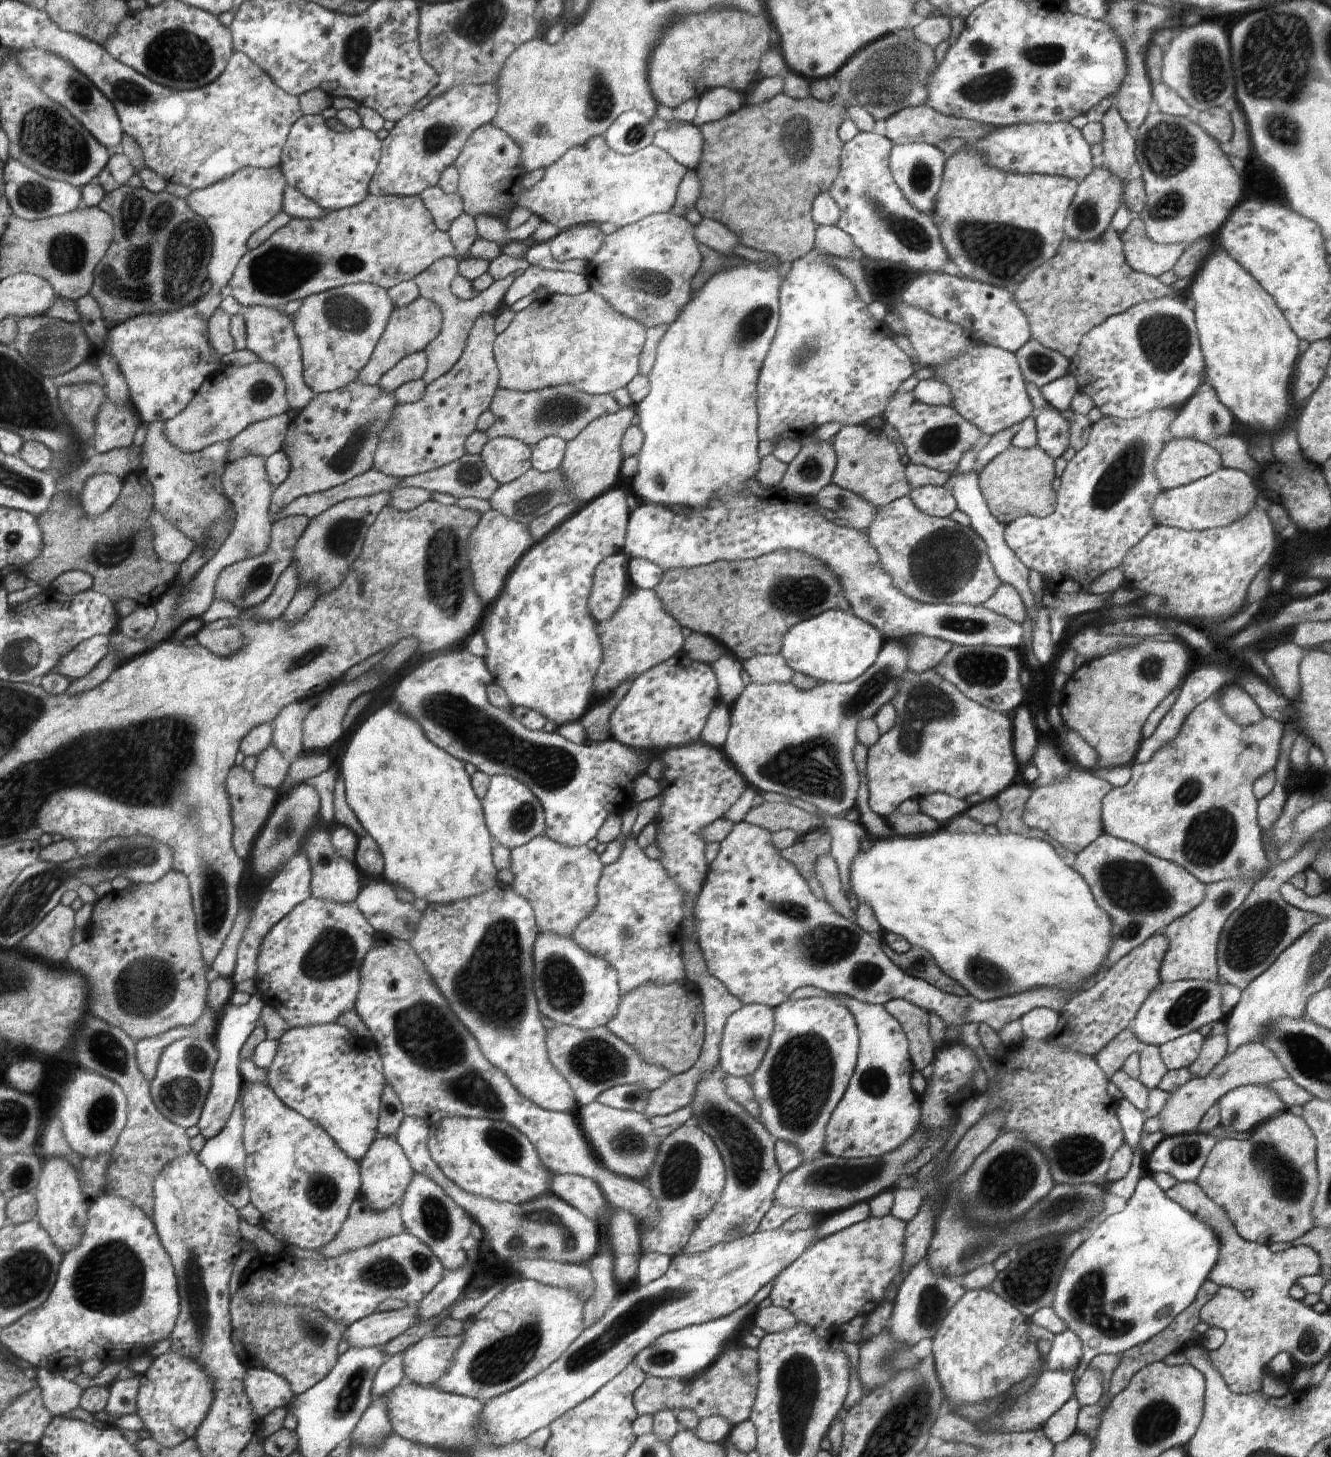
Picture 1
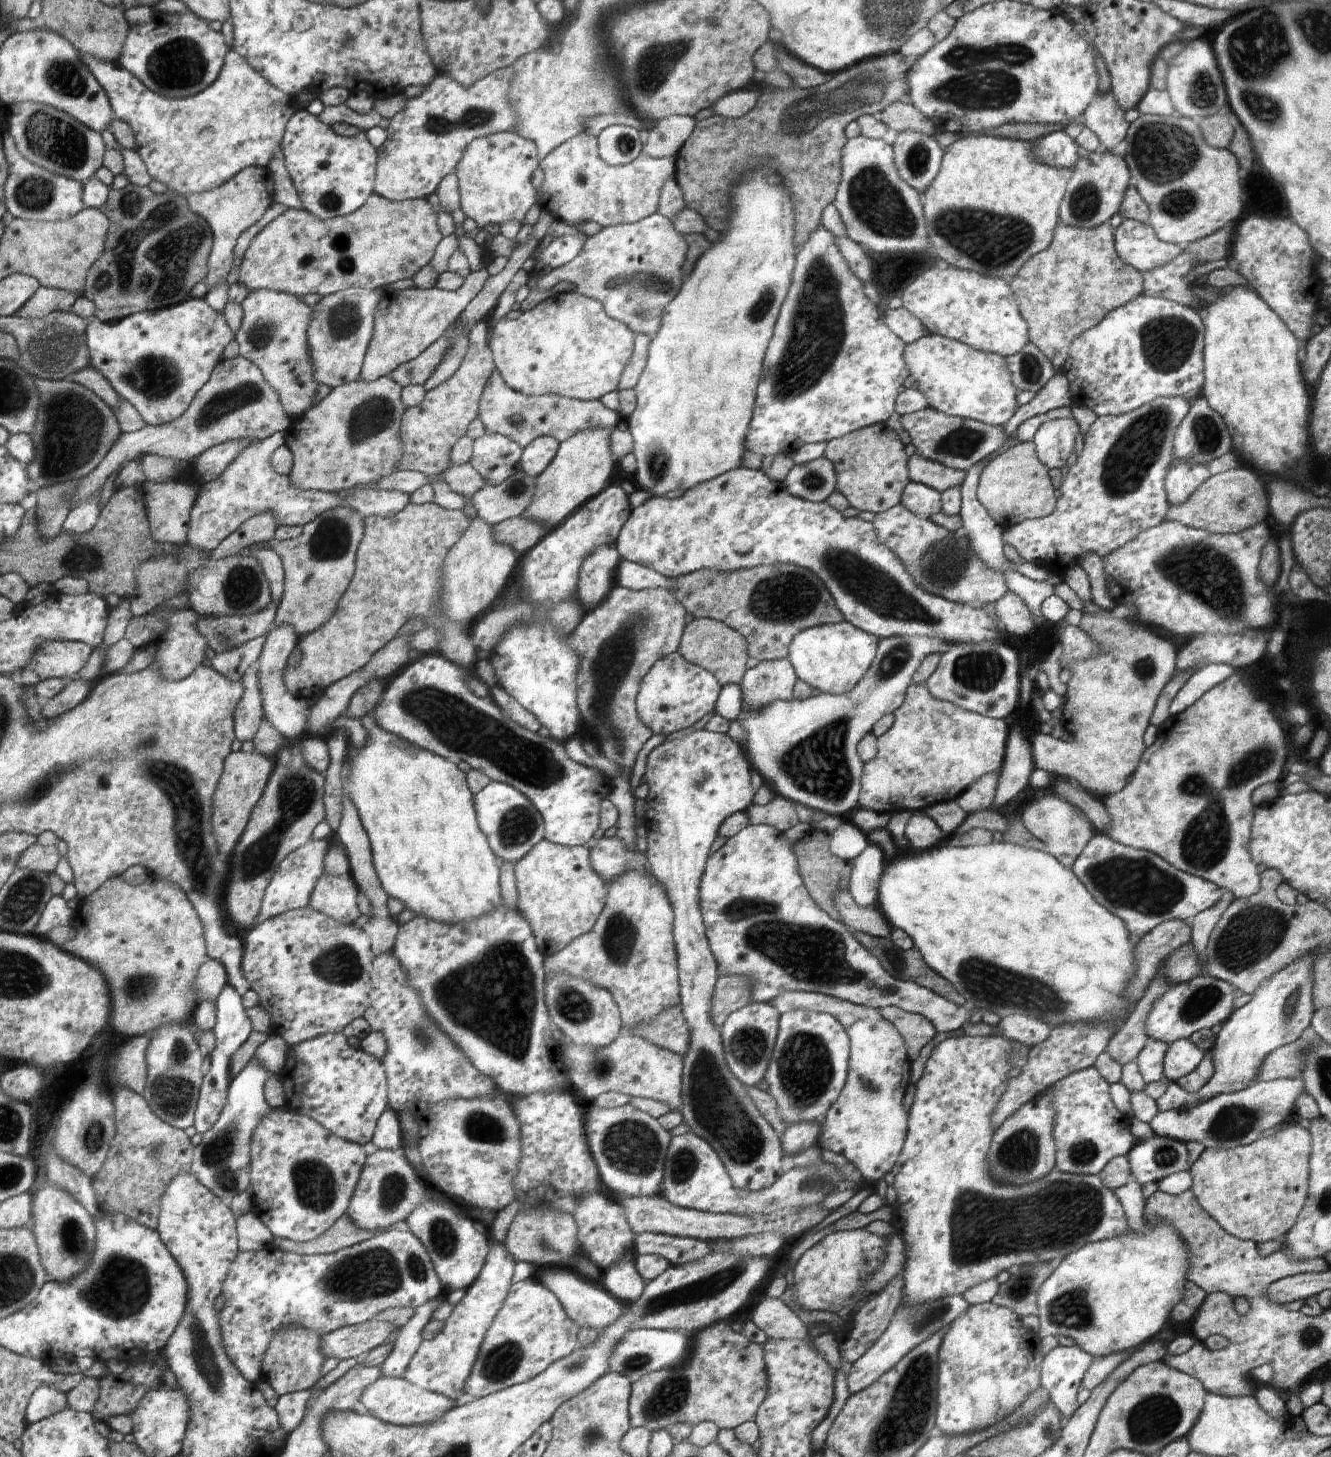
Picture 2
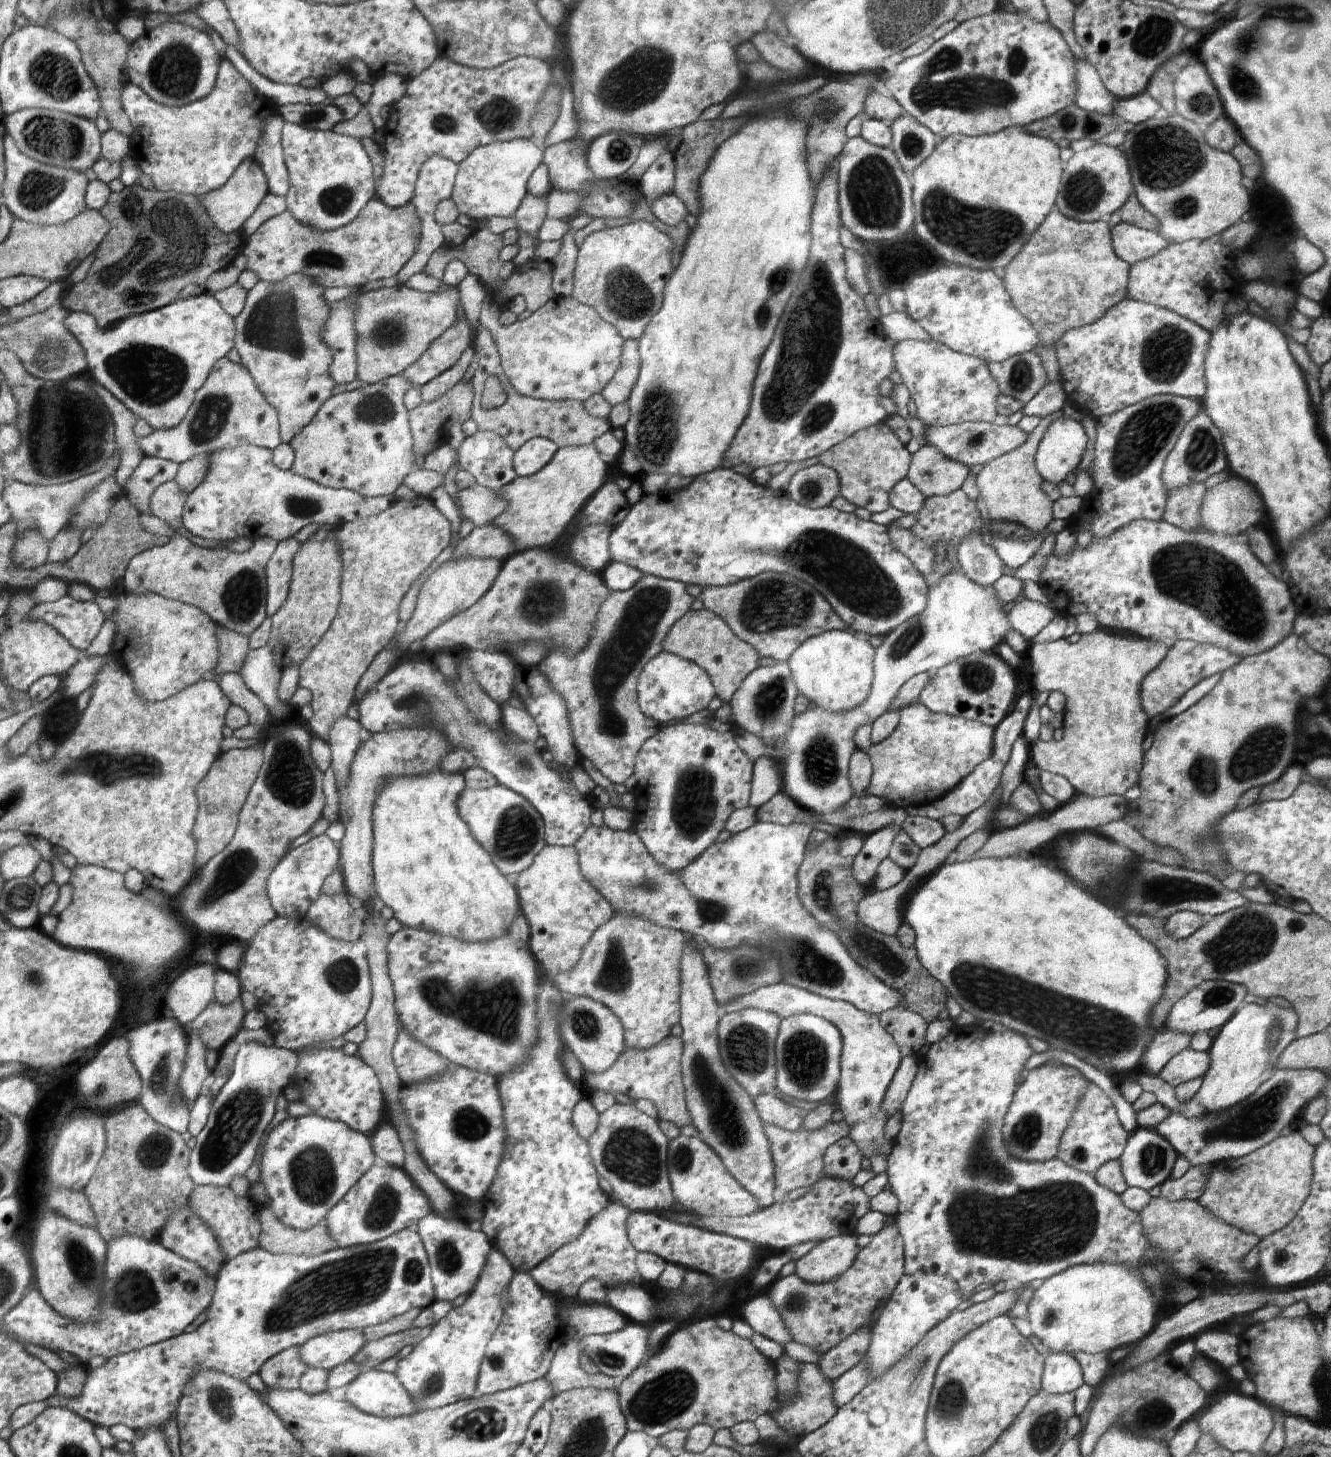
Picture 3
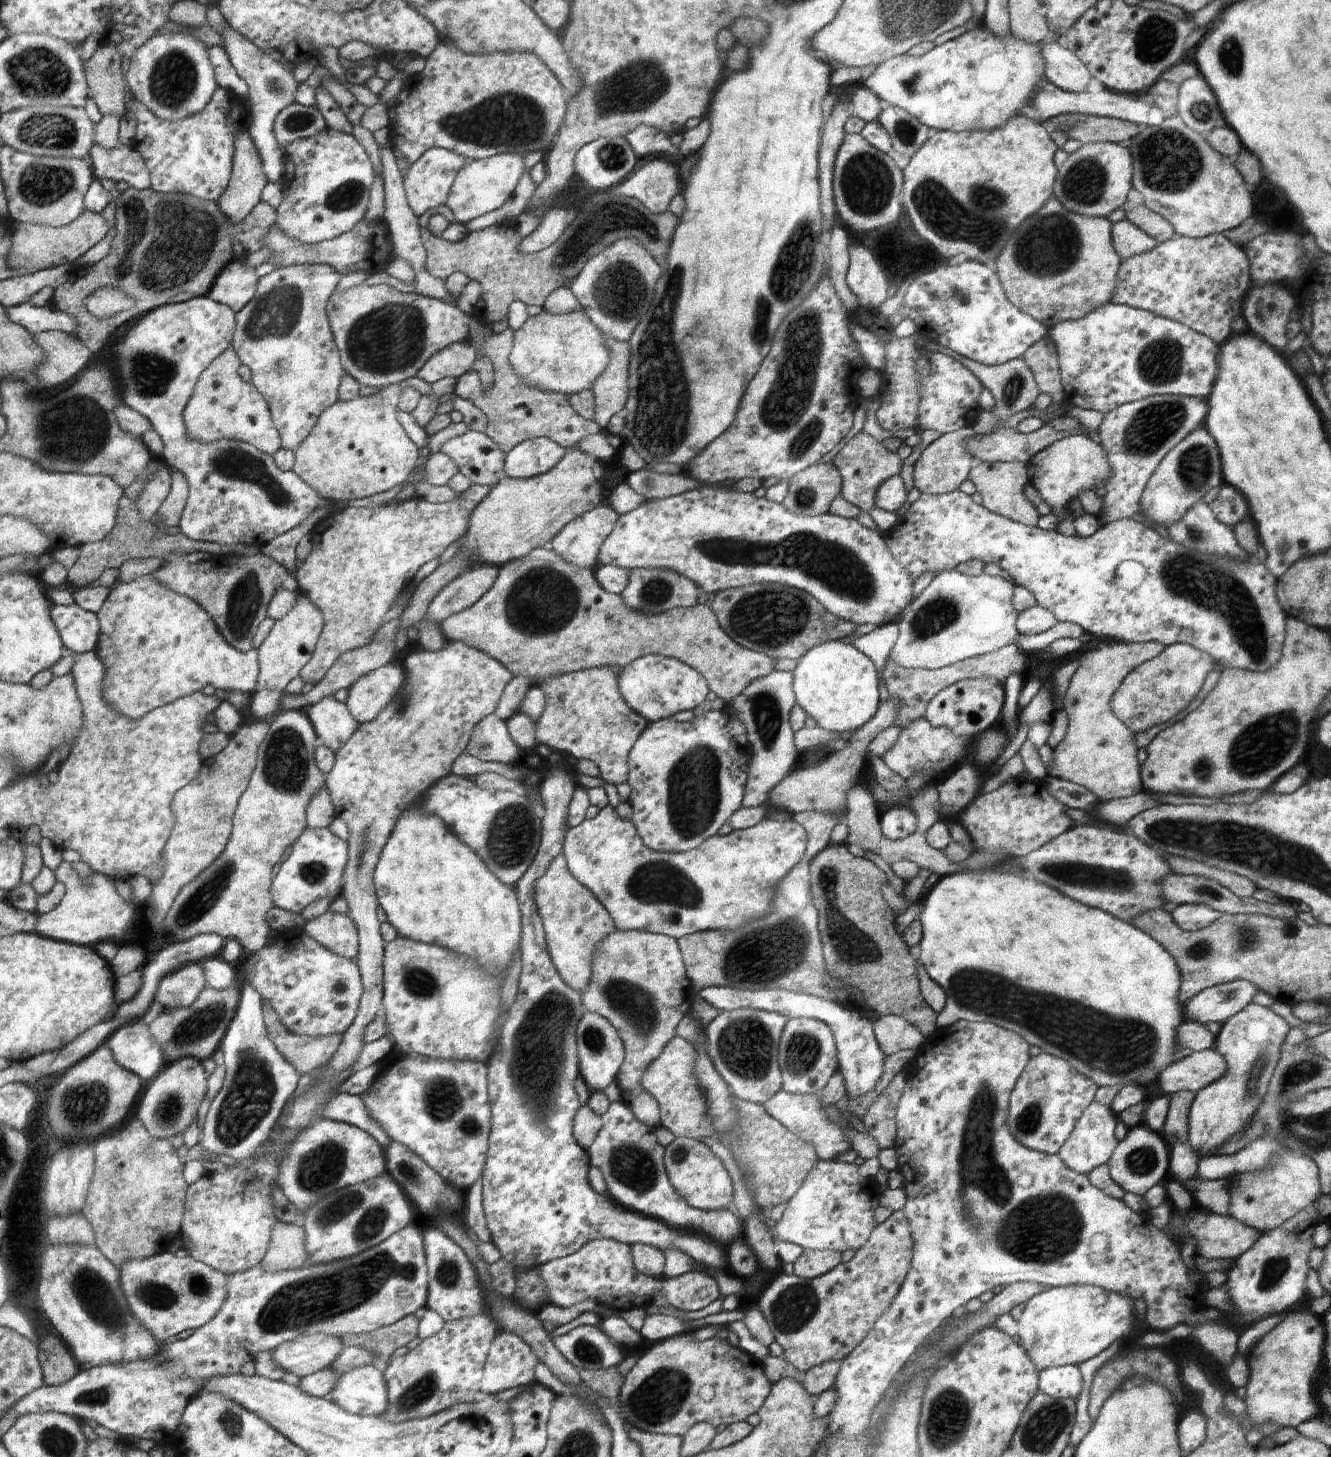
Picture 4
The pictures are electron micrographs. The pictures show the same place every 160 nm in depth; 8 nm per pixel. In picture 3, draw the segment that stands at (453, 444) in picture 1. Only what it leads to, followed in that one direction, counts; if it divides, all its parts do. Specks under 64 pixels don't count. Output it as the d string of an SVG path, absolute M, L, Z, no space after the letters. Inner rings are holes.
M467 274L466 278L458 284L459 301L464 309L466 319L469 321L472 334L475 331L475 322L479 321L480 310L488 289L482 284L478 276ZM460 381L444 397L437 398L431 403L421 402L409 412L410 426L414 435L414 450L418 456L426 456L439 446L448 444L450 440L450 427L456 421L465 421L470 417L471 398L473 397L469 381Z

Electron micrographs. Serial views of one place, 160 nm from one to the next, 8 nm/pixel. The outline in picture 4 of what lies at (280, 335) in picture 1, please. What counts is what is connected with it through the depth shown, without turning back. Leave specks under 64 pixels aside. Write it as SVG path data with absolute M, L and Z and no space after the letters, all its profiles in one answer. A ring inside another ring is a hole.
M302 263L277 267L270 274L260 276L257 293L244 309L236 312L236 332L231 347L239 354L242 364L251 369L253 385L270 398L273 422L278 422L278 430L282 430L281 446L292 452L302 446L321 414L340 400L345 367L329 325L328 302L344 275L328 265Z

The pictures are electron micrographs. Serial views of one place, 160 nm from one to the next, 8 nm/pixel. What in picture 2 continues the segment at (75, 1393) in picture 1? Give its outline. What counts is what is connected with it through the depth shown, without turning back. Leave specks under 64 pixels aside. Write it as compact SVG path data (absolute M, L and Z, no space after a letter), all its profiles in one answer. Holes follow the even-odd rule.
M41 1386L33 1394L29 1409L27 1410L28 1425L33 1425L45 1418L50 1418L62 1412L68 1406L69 1398L67 1397L67 1393L58 1390L56 1387Z

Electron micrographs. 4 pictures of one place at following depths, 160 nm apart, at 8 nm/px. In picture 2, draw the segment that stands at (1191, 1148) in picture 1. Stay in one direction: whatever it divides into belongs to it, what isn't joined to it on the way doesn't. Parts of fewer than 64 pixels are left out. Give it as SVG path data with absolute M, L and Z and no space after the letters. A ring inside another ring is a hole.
M1166 1136L1135 1142L1127 1154L1133 1180L1142 1185L1190 1168L1187 1144Z

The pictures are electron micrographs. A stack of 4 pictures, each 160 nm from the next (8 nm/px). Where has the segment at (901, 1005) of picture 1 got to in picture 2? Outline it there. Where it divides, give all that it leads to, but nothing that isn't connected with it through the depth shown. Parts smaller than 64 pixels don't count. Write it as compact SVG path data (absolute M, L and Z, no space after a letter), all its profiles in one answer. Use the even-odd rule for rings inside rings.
M898 1007L881 1009L880 1013L898 1030L914 1061L937 1032L936 1027L925 1016L909 1013Z

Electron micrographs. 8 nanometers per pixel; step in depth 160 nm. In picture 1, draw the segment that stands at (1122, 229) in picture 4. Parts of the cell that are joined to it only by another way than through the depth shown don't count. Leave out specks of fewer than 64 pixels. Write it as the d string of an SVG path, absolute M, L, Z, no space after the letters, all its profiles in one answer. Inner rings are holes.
M1135 216L1122 234L1124 257L1137 272L1159 277L1170 271L1186 250L1184 244L1156 243L1144 232L1144 224Z

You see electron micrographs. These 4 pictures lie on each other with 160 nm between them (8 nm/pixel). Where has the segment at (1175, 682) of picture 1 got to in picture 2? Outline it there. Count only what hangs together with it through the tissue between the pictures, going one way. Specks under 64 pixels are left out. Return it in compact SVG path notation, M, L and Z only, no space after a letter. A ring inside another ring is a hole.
M1083 615L1079 626L1096 642L1100 650L1099 654L1096 653L1084 660L1069 662L1066 666L1070 670L1070 680L1064 696L1061 726L1073 739L1062 741L1051 734L1040 733L1030 743L1022 738L1020 728L1013 728L1006 745L1004 764L1000 768L996 794L989 806L990 811L1000 811L1004 806L1008 806L1011 800L1018 798L1018 794L1024 788L1029 788L1029 778L1035 768L1054 773L1060 779L1075 782L1080 788L1103 799L1120 793L1140 762L1142 753L1145 751L1142 737L1150 724L1149 720L1154 712L1156 700L1162 688L1168 684L1176 672L1175 646L1166 638L1152 634L1150 630L1146 630L1140 624L1134 624L1131 620L1121 621ZM1058 795L1028 799L1029 803L1021 816L1024 826L1045 845L1044 853L1054 855L1065 867L1071 867L1096 830L1088 817L1076 806Z

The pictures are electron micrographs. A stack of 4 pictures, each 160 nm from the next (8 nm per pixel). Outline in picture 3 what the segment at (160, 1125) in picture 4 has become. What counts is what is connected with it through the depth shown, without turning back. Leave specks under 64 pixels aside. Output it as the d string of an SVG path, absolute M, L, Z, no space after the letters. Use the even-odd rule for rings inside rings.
M191 1033L188 1043L186 1066L180 1081L180 1088L186 1102L193 1103L204 1090L202 1084L210 1072L206 1062L208 1048L203 1040L197 1036L197 1033Z

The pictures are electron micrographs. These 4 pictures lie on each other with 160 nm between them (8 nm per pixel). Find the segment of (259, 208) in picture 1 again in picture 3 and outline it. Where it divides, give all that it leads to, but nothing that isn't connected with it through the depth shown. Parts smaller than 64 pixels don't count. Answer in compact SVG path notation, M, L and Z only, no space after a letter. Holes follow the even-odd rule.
M248 157L241 162L240 168L230 177L228 184L212 193L199 195L198 198L213 218L215 226L228 234L241 230L241 226L252 216L268 192L269 186L264 171L254 158Z

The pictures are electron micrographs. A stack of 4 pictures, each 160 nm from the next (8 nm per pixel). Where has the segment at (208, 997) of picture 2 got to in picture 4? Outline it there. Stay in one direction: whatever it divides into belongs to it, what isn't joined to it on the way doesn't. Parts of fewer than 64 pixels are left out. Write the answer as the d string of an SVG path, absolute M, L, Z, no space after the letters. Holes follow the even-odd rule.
M201 962L186 963L172 974L167 974L160 983L155 1000L168 1009L190 1006L206 986Z

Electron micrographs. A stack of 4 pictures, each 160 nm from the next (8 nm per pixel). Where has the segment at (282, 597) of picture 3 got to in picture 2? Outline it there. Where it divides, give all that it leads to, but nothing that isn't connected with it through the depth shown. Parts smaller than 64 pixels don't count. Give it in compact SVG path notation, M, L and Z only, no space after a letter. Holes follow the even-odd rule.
M257 546L249 556L254 557L262 565L272 591L272 600L279 603L285 592L285 569L282 559L268 546Z

